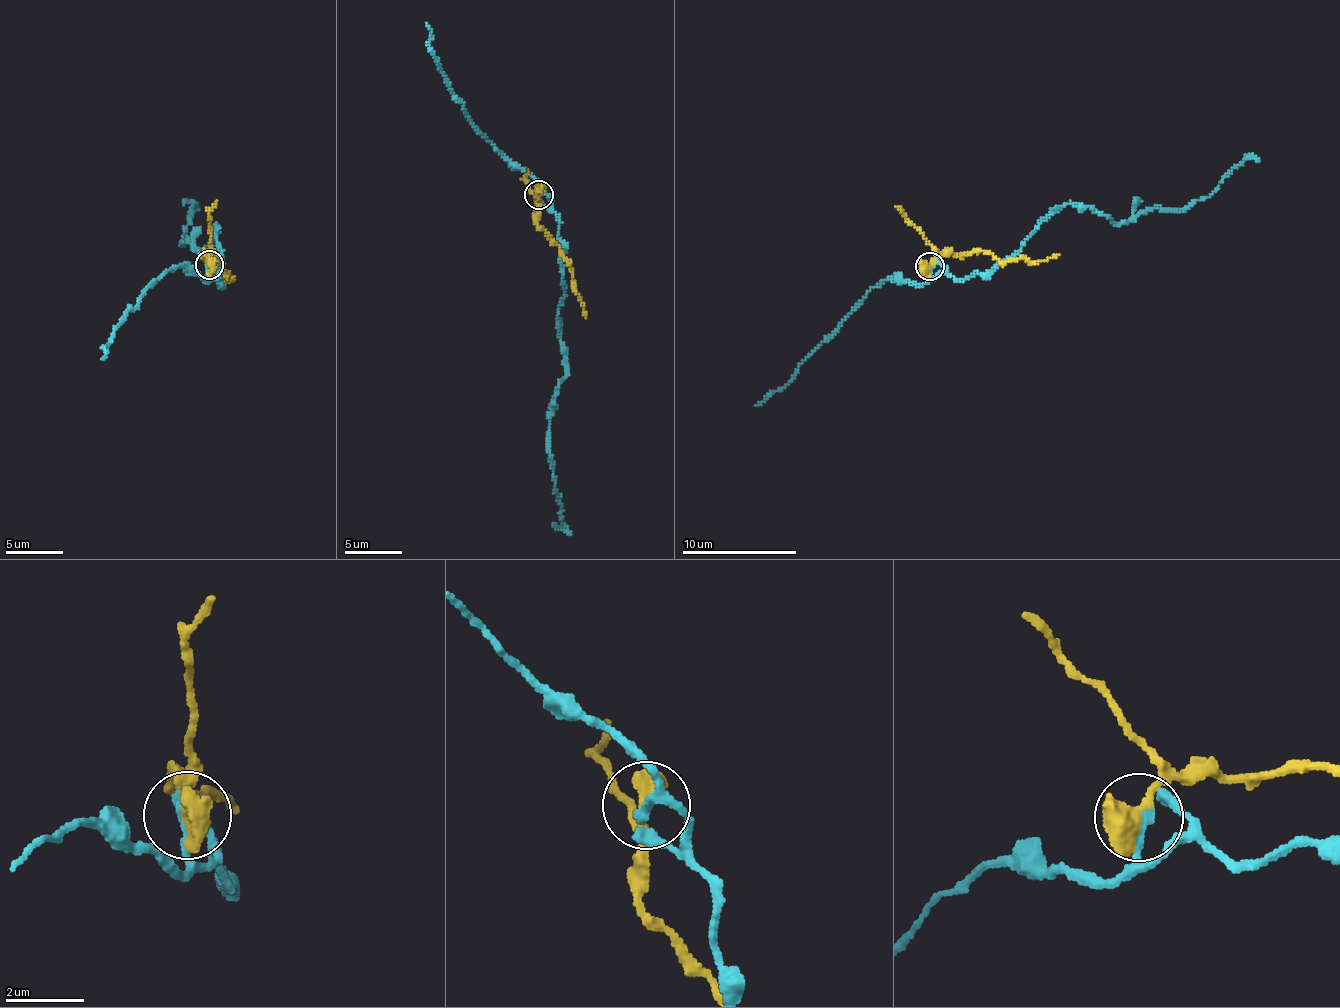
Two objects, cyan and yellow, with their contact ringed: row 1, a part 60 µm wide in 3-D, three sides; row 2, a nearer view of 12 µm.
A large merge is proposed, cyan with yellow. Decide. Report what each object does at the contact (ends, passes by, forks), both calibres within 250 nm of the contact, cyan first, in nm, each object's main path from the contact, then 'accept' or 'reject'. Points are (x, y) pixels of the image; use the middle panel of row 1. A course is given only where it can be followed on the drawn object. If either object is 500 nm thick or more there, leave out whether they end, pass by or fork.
calibres 240 and 650 nm; course cyan (537, 193), (559, 217), (565, 289), (558, 312), (566, 378), (549, 427), (549, 458), (571, 534); course yellow (539, 193), (537, 224), (570, 263), (575, 294), (585, 318); reject

